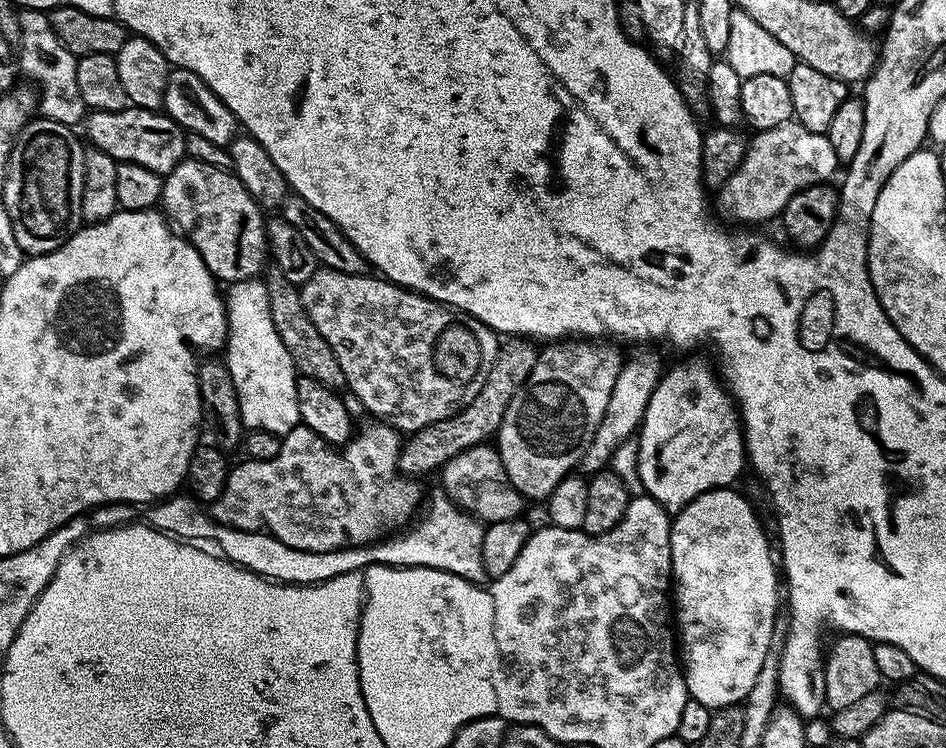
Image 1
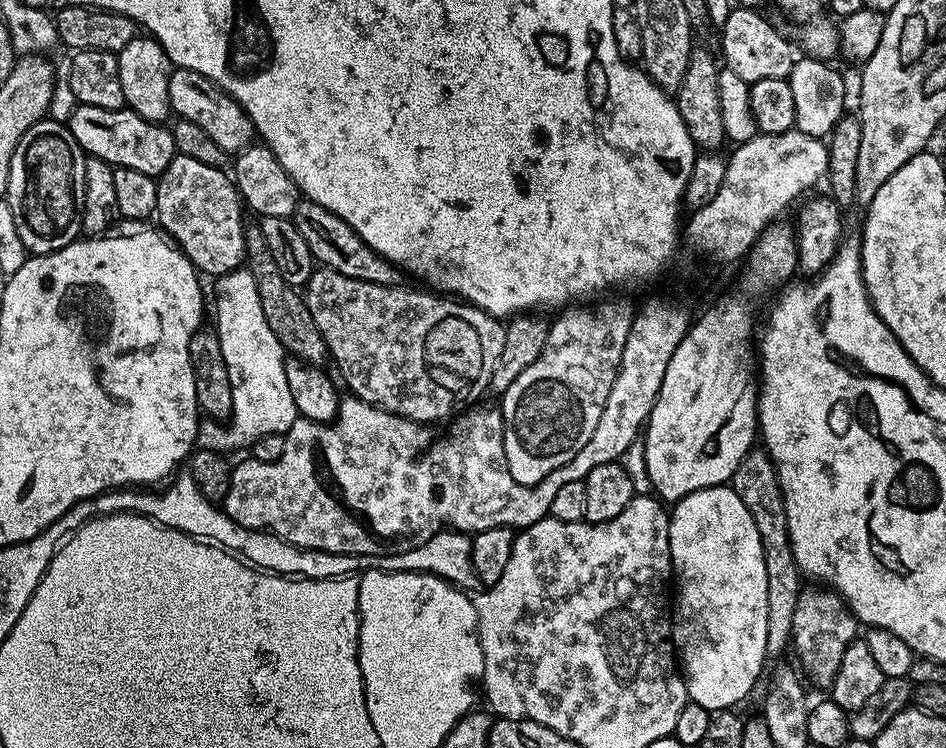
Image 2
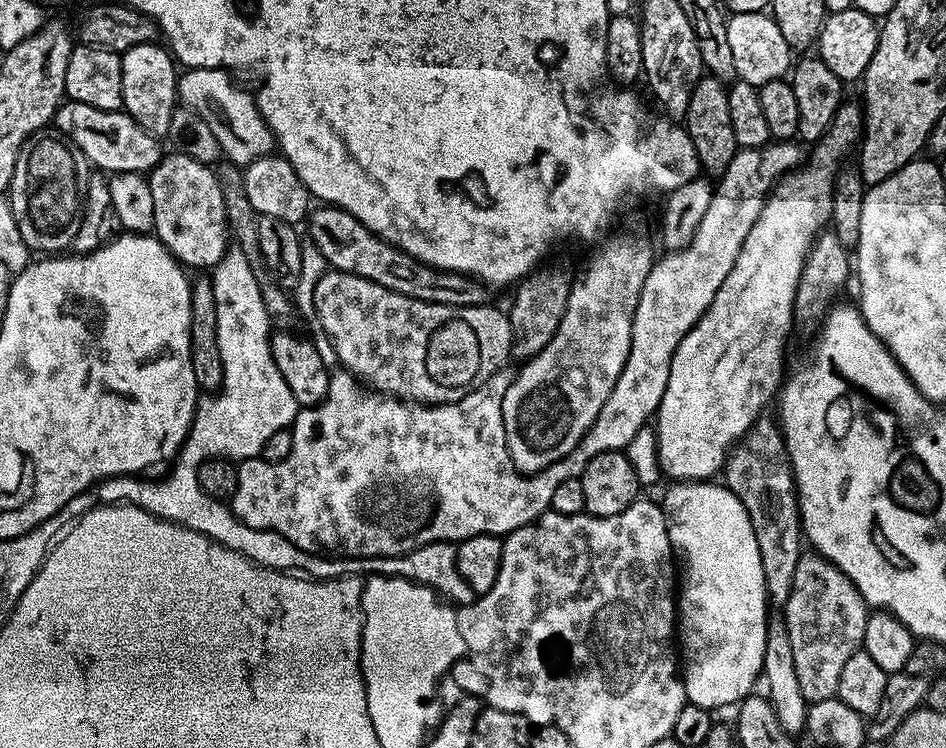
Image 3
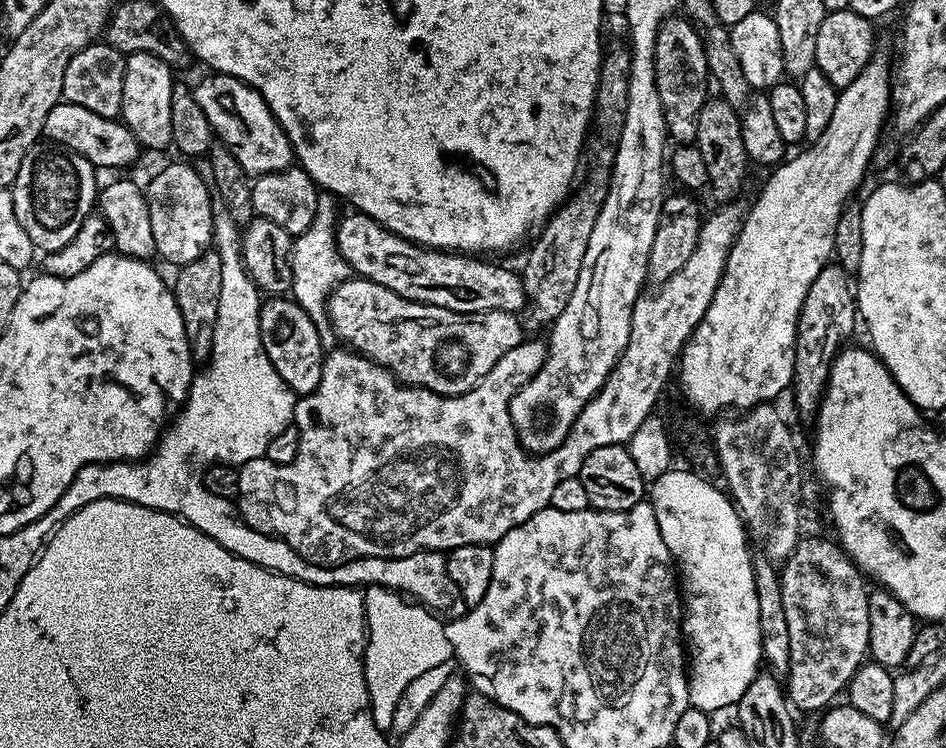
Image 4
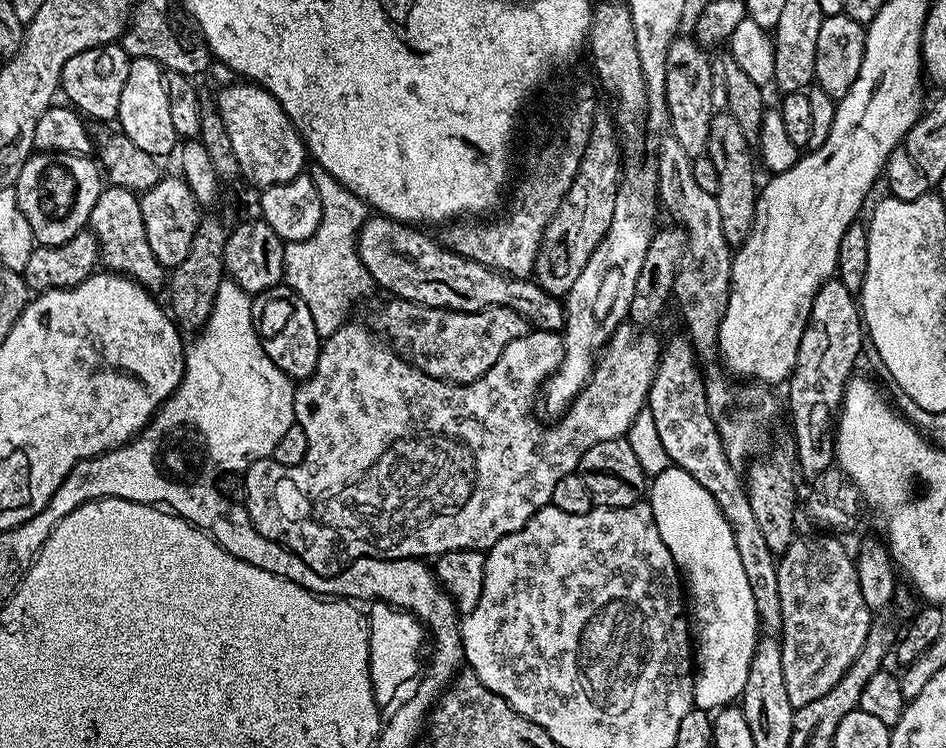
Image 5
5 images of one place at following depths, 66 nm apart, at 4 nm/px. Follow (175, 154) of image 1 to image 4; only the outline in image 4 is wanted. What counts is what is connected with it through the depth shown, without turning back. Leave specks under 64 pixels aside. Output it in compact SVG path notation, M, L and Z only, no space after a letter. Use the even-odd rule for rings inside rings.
M61 102L53 106L46 114L43 135L49 136L53 145L77 152L82 158L92 163L93 168L124 168L132 164L142 153L142 145L136 141L134 134L119 119L107 120L86 106Z

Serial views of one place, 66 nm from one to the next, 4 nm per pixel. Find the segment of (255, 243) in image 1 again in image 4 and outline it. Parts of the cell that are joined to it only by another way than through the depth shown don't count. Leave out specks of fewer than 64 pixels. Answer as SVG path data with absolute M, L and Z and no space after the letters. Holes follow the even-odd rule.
M182 162L186 164L168 164L165 166L164 169L161 170L160 173L157 174L156 177L153 178L149 184L146 184L146 195L148 197L148 209L150 210L150 230L154 233L154 246L156 247L156 256L159 259L169 260L173 266L179 266L182 264L189 264L190 262L194 262L194 258L198 258L201 256L202 253L209 251L213 247L214 244L214 237L212 235L212 214L214 211L214 196L213 193L210 191L210 184L207 179L203 176L199 176L198 173L195 172L194 169L191 168L191 163Z

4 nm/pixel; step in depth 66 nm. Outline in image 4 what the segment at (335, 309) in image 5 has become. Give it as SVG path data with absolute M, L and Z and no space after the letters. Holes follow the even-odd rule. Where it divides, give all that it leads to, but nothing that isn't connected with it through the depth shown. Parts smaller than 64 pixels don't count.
M321 191L317 198L317 212L314 214L313 222L306 227L304 233L300 233L294 237L292 241L292 286L290 289L291 299L298 302L298 306L302 306L302 310L306 310L306 314L310 314L310 322L314 322L314 330L318 330L318 342L322 342L322 346L326 350L337 347L336 331L330 322L330 314L328 313L328 296L343 282L349 279L350 269L348 263L342 258L342 254L336 245L336 225L338 223L338 211L336 212L337 197L331 192Z

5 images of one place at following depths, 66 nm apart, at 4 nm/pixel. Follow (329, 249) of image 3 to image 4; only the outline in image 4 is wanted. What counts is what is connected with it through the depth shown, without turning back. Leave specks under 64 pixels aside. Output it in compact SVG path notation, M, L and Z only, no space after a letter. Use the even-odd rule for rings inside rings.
M355 210L349 211L349 216L341 215L336 225L336 245L338 250L342 254L342 258L348 263L349 269L359 279L369 280L370 282L378 282L378 286L386 286L386 290L394 290L394 294L398 294L402 298L407 300L413 300L414 302L422 302L423 304L429 304L430 306L442 306L446 310L454 310L455 312L461 312L462 314L474 314L475 312L510 312L513 314L520 314L525 311L526 308L526 297L523 290L523 282L521 280L521 273L514 270L511 272L508 268L503 268L500 264L491 264L491 259L488 258L477 258L472 254L465 254L463 252L446 252L438 248L424 248L420 244L410 242L406 238L402 238L398 234L394 234L390 230L386 230L378 223L374 218L370 218L364 212L358 212Z

